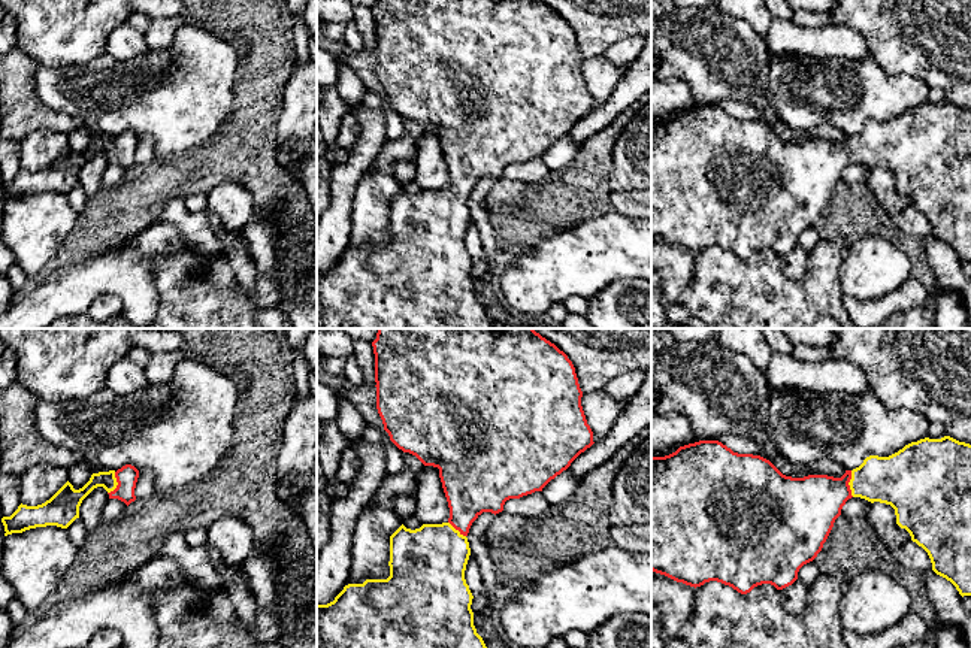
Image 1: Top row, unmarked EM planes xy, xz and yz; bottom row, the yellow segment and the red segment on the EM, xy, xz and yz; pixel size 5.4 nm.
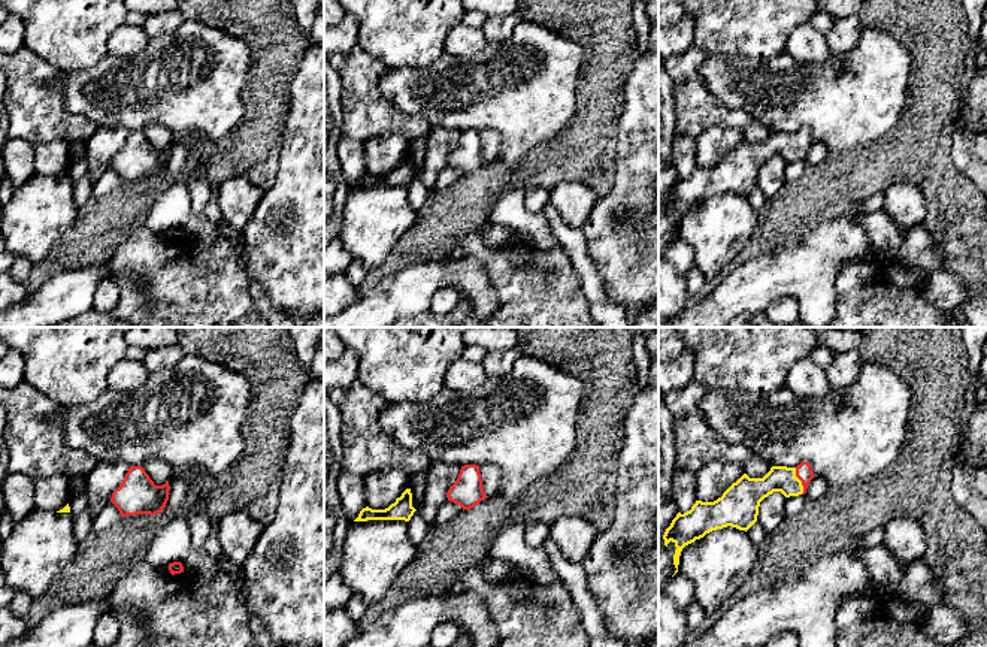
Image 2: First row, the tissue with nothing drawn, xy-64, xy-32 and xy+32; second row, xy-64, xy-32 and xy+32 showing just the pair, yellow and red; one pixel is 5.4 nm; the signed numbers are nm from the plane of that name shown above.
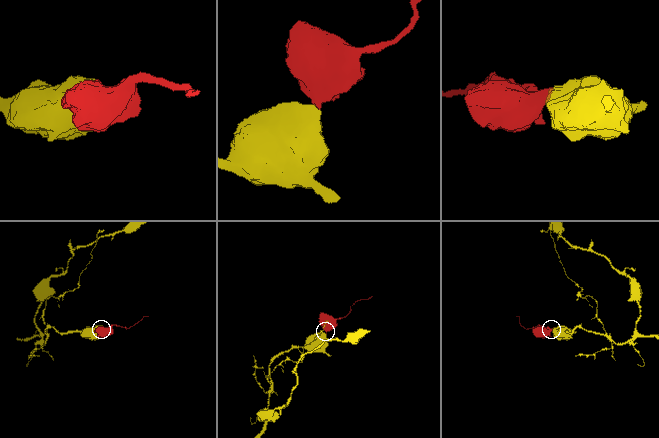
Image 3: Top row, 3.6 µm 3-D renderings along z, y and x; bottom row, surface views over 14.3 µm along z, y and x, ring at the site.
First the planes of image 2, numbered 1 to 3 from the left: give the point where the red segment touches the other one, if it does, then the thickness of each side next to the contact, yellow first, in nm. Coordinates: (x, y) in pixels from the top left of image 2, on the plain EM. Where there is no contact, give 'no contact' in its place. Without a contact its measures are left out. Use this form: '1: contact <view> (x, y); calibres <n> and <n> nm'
1: no contact
2: no contact
3: contact xy+32 (801, 147); calibres 140 and 90 nm

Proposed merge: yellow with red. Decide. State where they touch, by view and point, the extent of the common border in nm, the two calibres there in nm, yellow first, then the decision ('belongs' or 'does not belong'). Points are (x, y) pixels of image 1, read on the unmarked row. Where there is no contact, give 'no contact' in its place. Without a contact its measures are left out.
yz (849, 150) | 140 nm | 260/320 nm | belongs

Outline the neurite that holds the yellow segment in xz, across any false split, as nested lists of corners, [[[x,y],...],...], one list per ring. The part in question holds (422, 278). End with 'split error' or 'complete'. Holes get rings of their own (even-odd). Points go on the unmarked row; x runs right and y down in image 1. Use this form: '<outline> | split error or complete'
[[[376,0],[372,12],[384,96],[399,115],[439,134],[450,184],[415,196],[402,190],[390,202],[387,245],[348,249],[333,267],[317,270],[317,328],[493,328],[474,291],[474,261],[465,245],[471,221],[466,202],[483,178],[496,181],[506,166],[542,157],[595,109],[575,33],[541,0]]] | split error

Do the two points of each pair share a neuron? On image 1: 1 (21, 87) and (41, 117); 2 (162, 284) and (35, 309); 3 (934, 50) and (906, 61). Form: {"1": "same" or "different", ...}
{"1": "same", "2": "different", "3": "same"}

